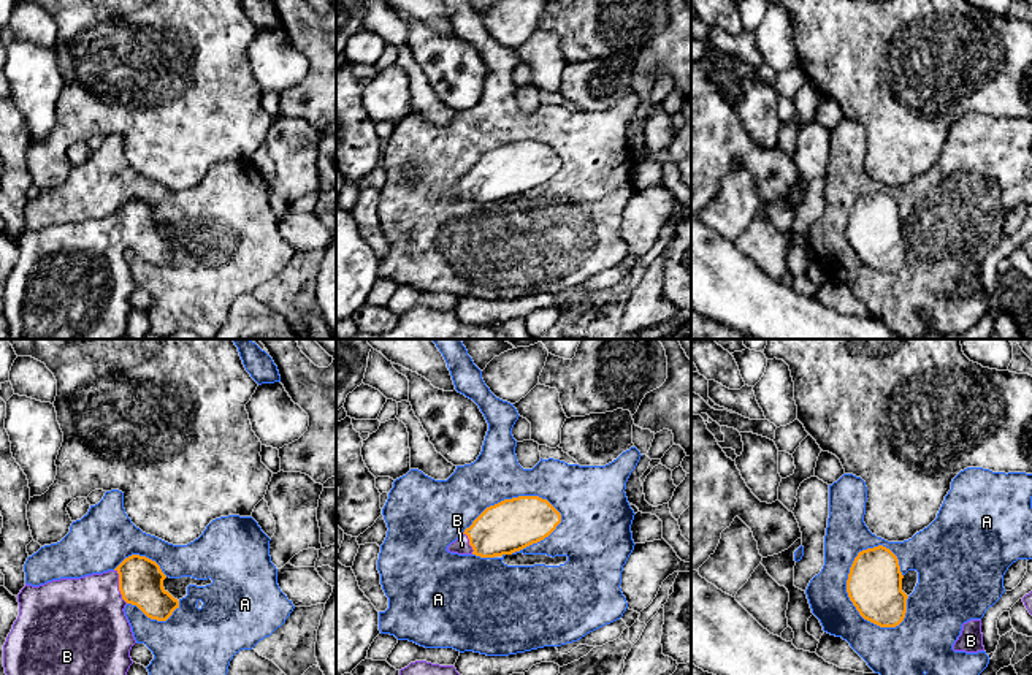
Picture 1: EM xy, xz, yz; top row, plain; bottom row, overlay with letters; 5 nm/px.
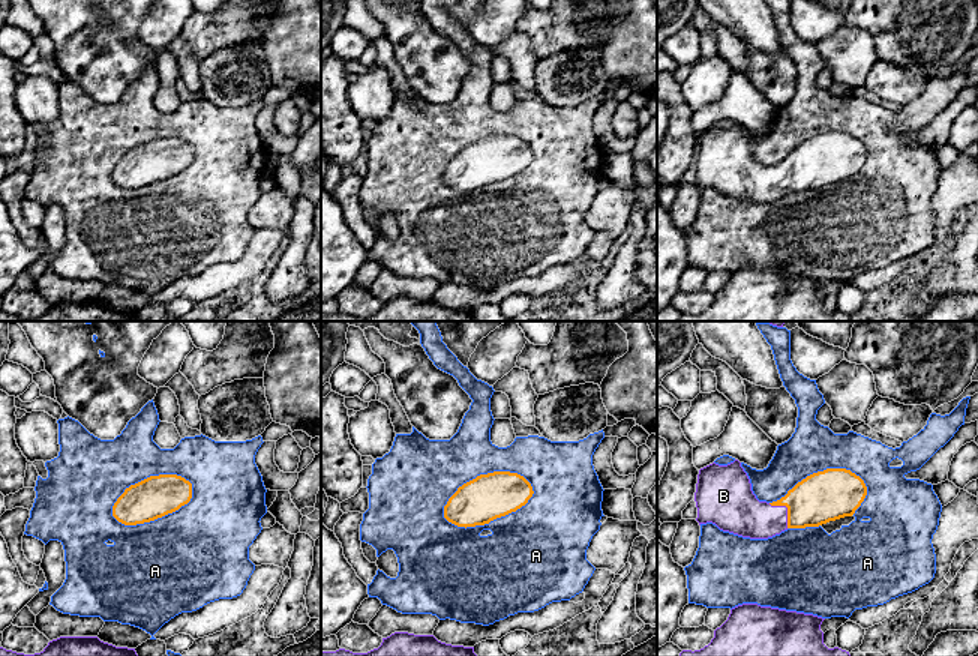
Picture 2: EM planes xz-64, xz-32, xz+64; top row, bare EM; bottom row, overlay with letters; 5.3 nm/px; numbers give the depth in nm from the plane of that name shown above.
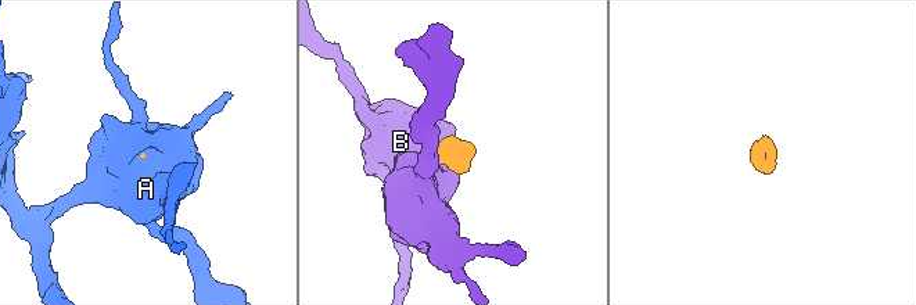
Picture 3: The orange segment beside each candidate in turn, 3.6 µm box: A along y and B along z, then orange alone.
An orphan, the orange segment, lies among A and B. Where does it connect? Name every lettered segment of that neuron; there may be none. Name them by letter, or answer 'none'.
B

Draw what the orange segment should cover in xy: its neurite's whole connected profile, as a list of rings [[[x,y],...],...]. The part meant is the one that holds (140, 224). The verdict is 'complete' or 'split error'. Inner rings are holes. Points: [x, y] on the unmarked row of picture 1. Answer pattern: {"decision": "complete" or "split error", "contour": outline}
{"decision": "split error", "contour": [[[140,200],[125,203],[114,215],[81,223],[60,223],[40,231],[27,230],[17,239],[19,261],[3,290],[3,312],[10,339],[119,339],[125,334],[127,317],[133,309],[130,295],[136,288],[125,261],[125,250],[136,250],[147,263],[166,266],[179,246],[165,233],[160,211]]]}

